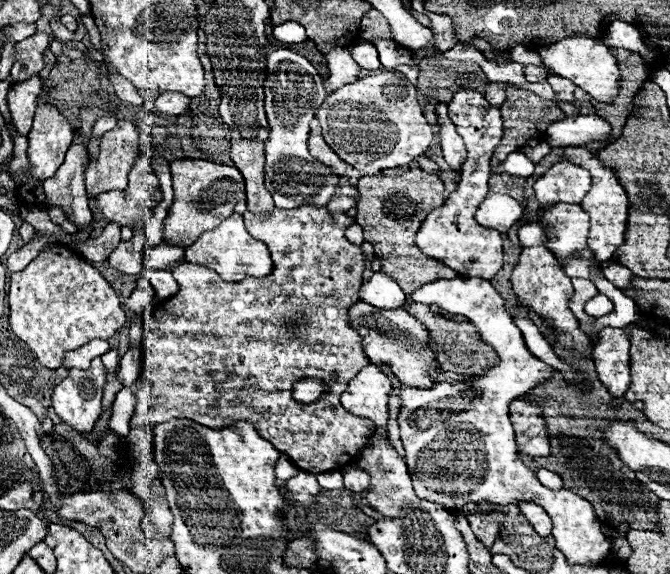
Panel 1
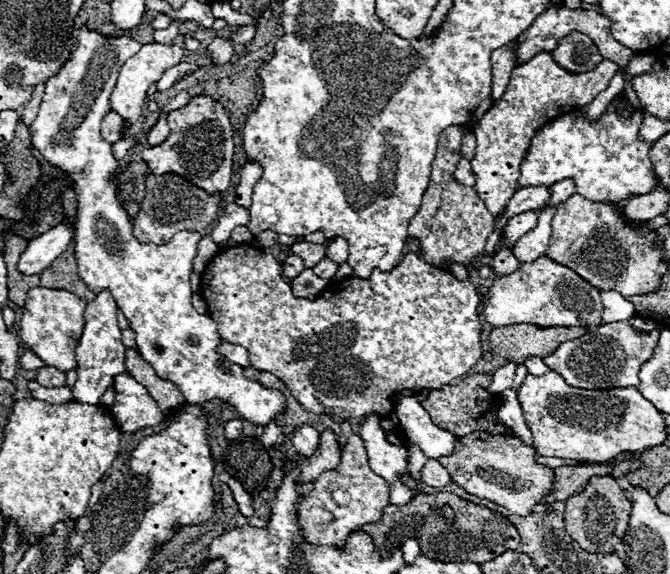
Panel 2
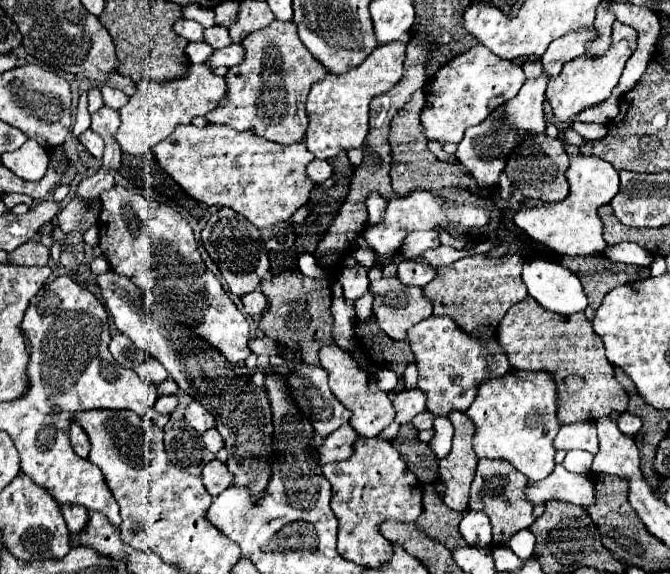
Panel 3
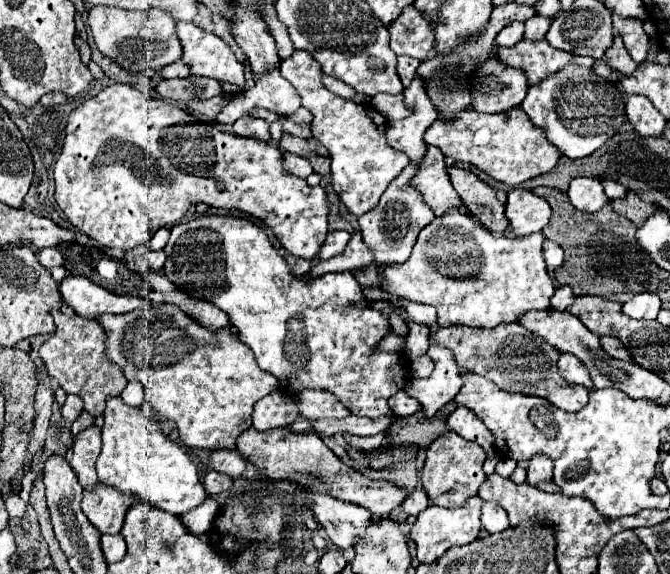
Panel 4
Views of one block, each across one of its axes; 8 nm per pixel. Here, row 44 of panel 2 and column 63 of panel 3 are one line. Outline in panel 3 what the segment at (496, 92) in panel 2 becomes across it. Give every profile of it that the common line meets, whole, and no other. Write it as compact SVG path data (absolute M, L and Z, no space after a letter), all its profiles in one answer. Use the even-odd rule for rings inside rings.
M64 504L62 506L62 514L64 520L68 524L68 530L72 534L78 534L80 530L84 530L86 522L88 522L88 512L84 510L84 506L72 506L72 504Z

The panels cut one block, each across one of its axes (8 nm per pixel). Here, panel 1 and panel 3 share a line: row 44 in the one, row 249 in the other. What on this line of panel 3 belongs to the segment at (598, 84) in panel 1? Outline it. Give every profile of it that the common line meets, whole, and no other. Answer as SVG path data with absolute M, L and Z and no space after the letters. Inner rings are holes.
M572 156L568 170L570 194L559 202L539 201L532 207L524 207L514 214L514 224L524 230L534 242L548 246L556 254L568 256L598 256L604 254L606 242L602 238L602 220L596 216L596 210L604 204L610 204L620 190L618 172L610 162L604 162L596 156Z

